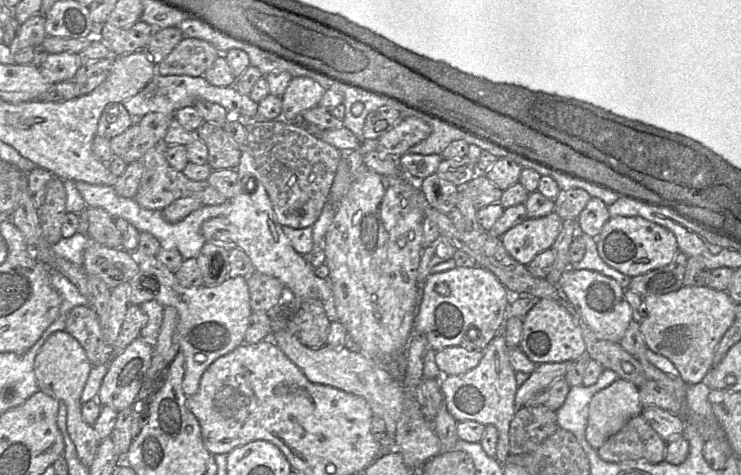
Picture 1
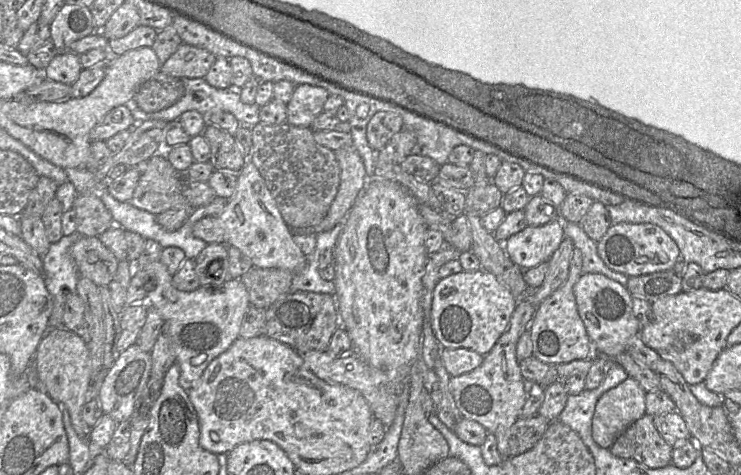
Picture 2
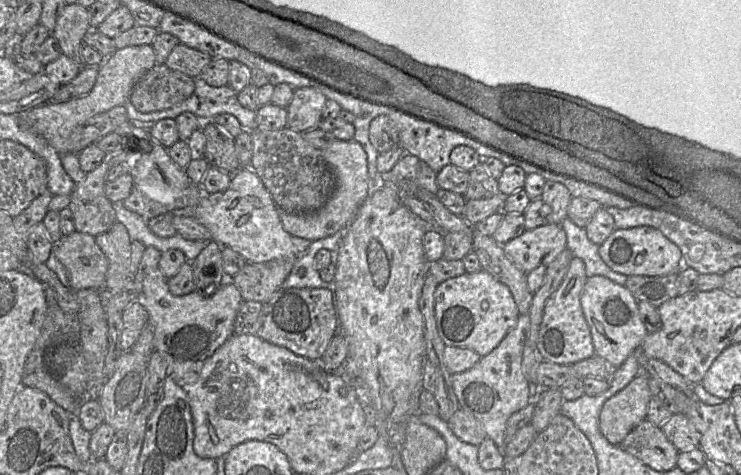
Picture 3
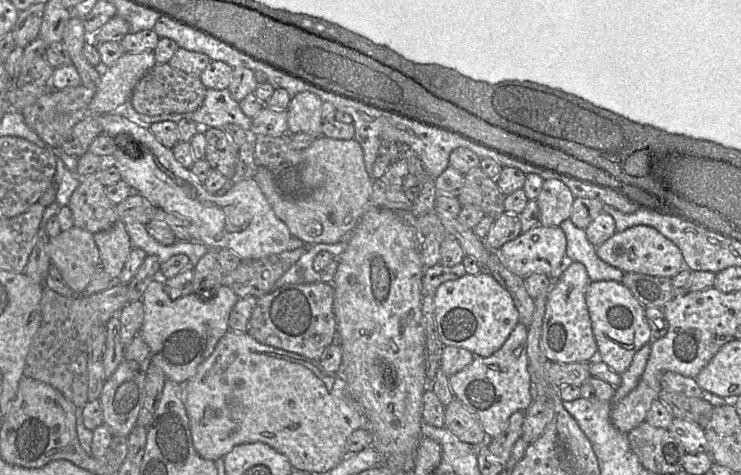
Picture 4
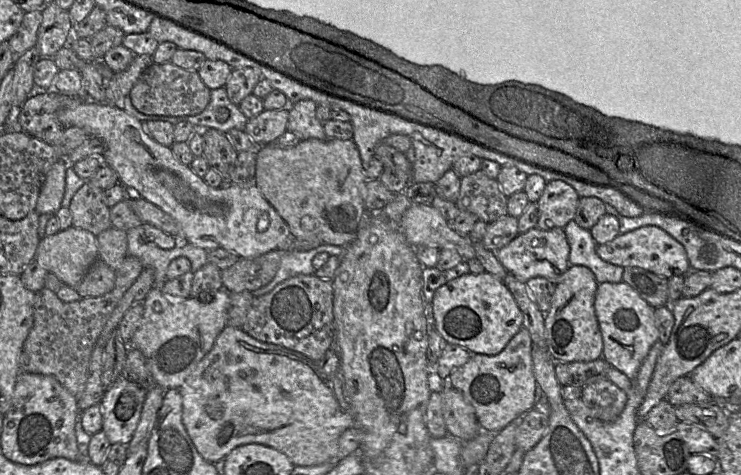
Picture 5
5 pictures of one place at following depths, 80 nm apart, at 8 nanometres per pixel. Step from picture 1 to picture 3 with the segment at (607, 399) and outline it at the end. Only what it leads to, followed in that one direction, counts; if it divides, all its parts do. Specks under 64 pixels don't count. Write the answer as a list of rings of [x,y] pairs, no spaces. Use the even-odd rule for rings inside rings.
[[[641,369],[626,387],[605,401],[599,417],[599,428],[611,444],[619,445],[646,419],[652,397],[648,377],[648,373]]]

